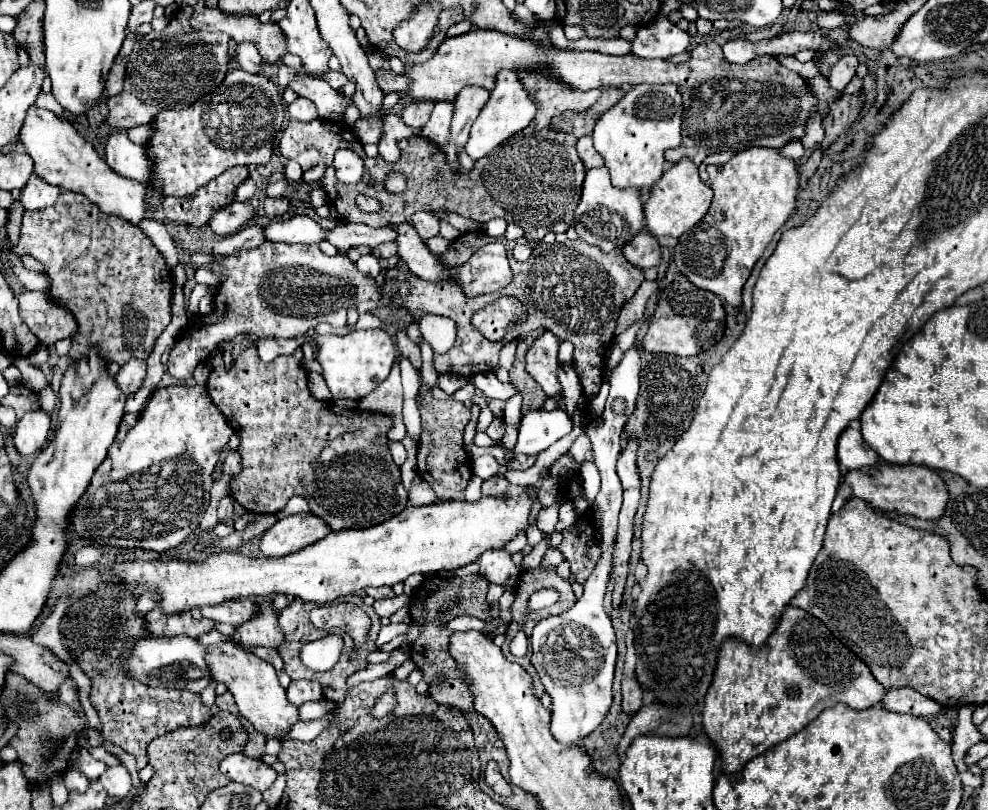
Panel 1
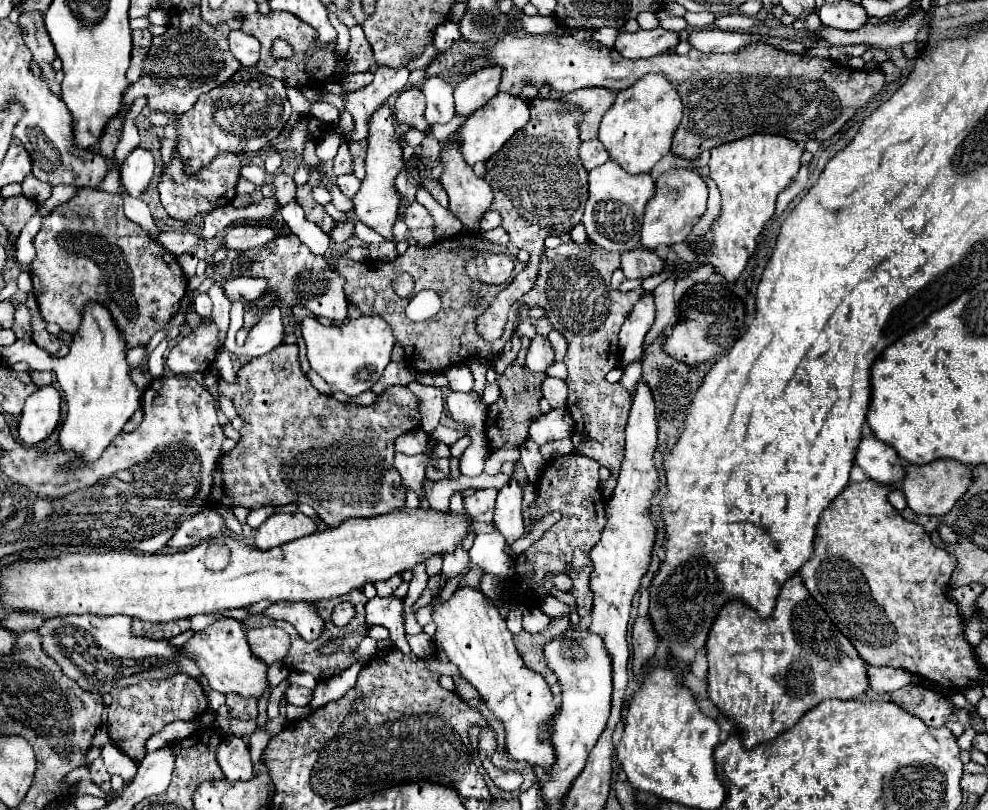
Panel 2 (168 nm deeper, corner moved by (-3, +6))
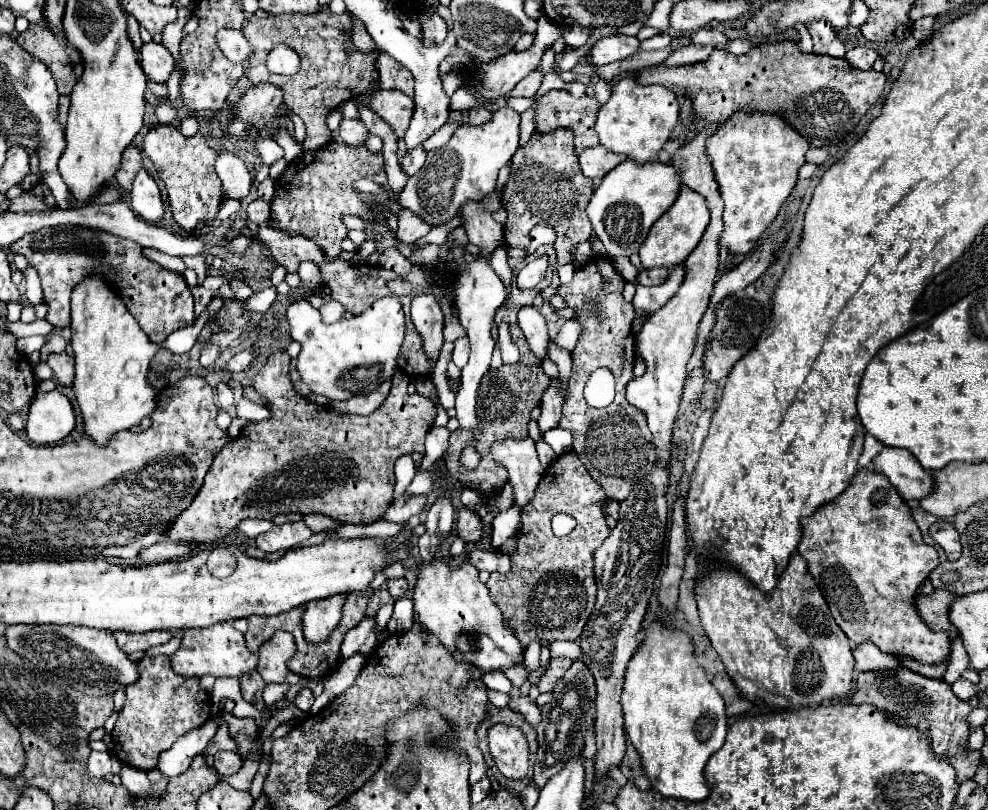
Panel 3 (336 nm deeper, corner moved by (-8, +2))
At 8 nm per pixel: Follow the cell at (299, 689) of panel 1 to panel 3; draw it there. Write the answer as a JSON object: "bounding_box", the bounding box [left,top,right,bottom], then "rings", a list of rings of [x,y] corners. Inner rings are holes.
{"bounding_box":[294,688,314,712],"rings":[[[302,688],[302,690],[296,694],[294,704],[296,704],[296,708],[298,708],[298,710],[308,712],[308,710],[310,710],[310,706],[314,704],[314,694],[312,694],[312,690],[310,690],[310,688]]]}

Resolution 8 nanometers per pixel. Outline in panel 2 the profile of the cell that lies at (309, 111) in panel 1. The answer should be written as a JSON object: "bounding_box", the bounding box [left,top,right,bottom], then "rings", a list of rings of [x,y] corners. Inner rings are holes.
{"bounding_box":[309,100,339,126],"rings":[[[321,100],[311,104],[311,112],[309,114],[319,118],[319,120],[323,120],[323,122],[327,122],[327,124],[331,124],[331,126],[335,126],[339,122],[339,110],[335,106],[327,104],[327,102],[321,102]]]}

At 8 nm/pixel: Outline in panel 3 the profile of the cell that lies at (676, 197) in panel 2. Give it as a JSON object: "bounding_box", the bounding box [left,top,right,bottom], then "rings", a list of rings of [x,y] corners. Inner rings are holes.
{"bounding_box":[638,186,710,270],"rings":[[[682,186],[680,196],[674,202],[674,206],[650,228],[648,238],[642,244],[642,248],[638,252],[640,260],[642,260],[642,266],[646,270],[658,268],[658,266],[674,268],[676,264],[684,262],[686,256],[690,256],[690,252],[698,246],[708,222],[710,222],[710,210],[706,206],[704,196],[694,192],[694,190],[690,190],[690,188],[686,188],[686,186]]]}

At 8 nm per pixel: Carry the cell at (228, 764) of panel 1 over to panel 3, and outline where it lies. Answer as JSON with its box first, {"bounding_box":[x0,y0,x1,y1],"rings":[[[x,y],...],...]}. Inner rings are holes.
{"bounding_box":[214,752,242,776],"rings":[[[216,752],[214,754],[214,768],[220,776],[232,776],[242,768],[242,760],[234,752]]]}

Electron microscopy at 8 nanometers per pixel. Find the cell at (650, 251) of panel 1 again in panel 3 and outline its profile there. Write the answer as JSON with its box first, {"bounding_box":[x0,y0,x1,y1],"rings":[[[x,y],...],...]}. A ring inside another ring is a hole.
{"bounding_box":[638,268,668,286],"rings":[[[652,268],[652,270],[644,270],[642,274],[638,274],[638,282],[644,284],[644,286],[664,284],[666,278],[668,278],[668,270],[666,268]]]}

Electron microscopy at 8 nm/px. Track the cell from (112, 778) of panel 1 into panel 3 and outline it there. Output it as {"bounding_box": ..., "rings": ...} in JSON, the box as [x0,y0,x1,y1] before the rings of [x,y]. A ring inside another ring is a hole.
{"bounding_box":[88,752,112,778],"rings":[[[90,752],[88,772],[90,772],[92,776],[104,778],[104,776],[110,772],[110,764],[112,764],[112,758],[110,758],[108,752]]]}

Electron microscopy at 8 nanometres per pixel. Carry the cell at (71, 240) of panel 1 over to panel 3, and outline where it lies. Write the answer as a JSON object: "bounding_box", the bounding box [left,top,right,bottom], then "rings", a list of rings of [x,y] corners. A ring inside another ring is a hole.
{"bounding_box":[10,228,194,344],"rings":[[[76,228],[70,234],[38,238],[42,242],[34,242],[36,234],[26,234],[16,244],[12,244],[10,250],[14,254],[26,256],[28,264],[36,268],[42,280],[44,302],[50,308],[46,320],[56,328],[70,324],[70,294],[78,286],[78,282],[88,274],[104,274],[108,278],[114,290],[122,296],[130,314],[138,320],[140,328],[148,334],[152,342],[160,344],[170,332],[184,326],[192,326],[194,304],[184,276],[146,260],[140,252],[140,244],[94,228]]]}

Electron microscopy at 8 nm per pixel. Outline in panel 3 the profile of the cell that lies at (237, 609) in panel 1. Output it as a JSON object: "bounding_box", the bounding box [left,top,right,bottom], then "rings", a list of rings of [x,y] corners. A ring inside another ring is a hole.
{"bounding_box":[304,596,346,642],"rings":[[[328,596],[326,600],[314,600],[306,604],[304,632],[310,642],[320,642],[336,628],[346,596]]]}

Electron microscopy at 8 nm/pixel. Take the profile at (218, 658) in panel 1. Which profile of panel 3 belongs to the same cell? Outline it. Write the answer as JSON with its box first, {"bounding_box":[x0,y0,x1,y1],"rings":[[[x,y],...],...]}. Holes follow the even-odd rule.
{"bounding_box":[170,624,258,678],"rings":[[[214,624],[210,628],[200,630],[184,630],[180,648],[170,656],[170,666],[174,672],[182,676],[204,676],[212,674],[216,678],[220,676],[236,676],[248,674],[256,668],[258,662],[257,654],[252,654],[246,648],[244,634],[240,634],[232,624]]]}

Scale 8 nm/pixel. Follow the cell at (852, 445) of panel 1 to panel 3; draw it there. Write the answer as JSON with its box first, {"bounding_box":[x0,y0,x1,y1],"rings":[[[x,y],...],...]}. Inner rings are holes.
{"bounding_box":[876,448,934,500],"rings":[[[884,448],[876,460],[876,472],[884,474],[898,494],[908,500],[922,500],[926,494],[932,494],[934,482],[932,474],[918,464],[918,460],[902,448]]]}

